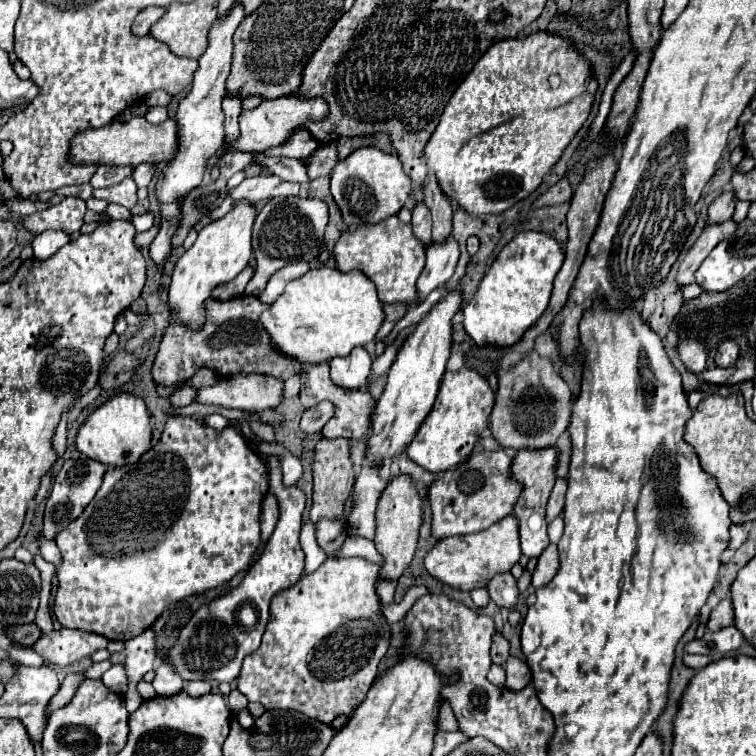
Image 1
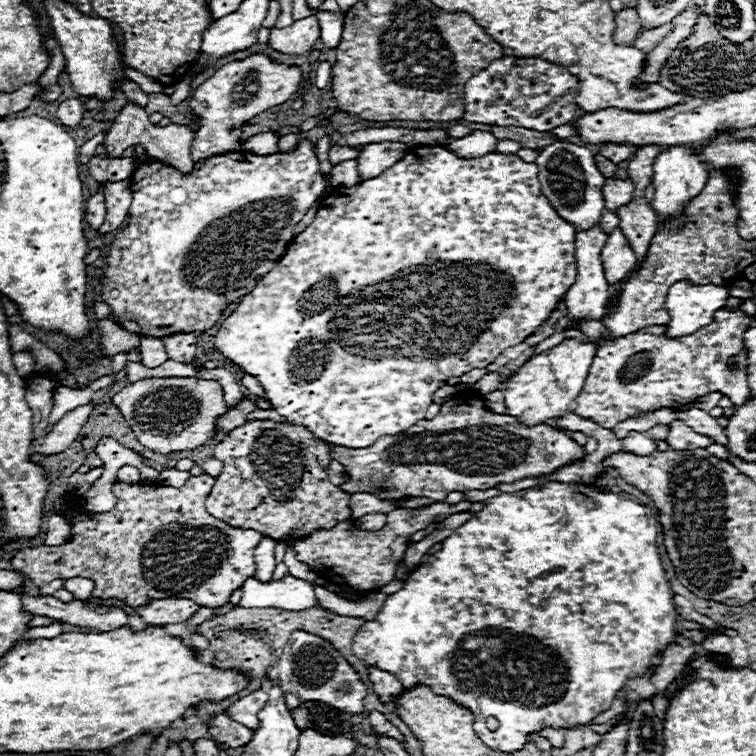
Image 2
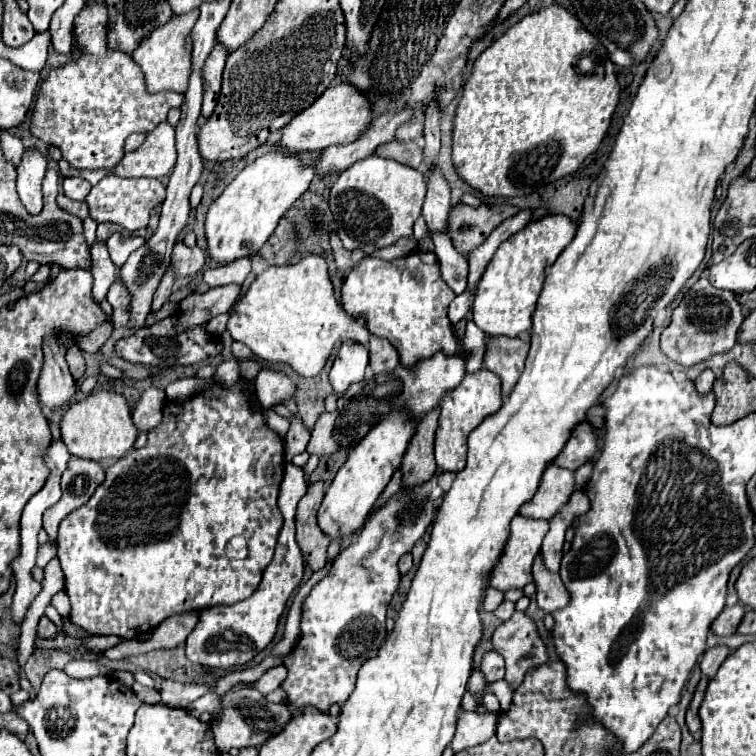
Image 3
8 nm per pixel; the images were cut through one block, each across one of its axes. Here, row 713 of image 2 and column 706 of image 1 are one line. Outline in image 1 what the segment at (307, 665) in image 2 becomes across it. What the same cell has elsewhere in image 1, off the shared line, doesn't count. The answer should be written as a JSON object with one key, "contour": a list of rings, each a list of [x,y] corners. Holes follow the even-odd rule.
{"contour":[[[680,340],[678,344],[678,354],[686,368],[694,372],[702,372],[706,368],[708,360],[708,348],[700,340]]]}

